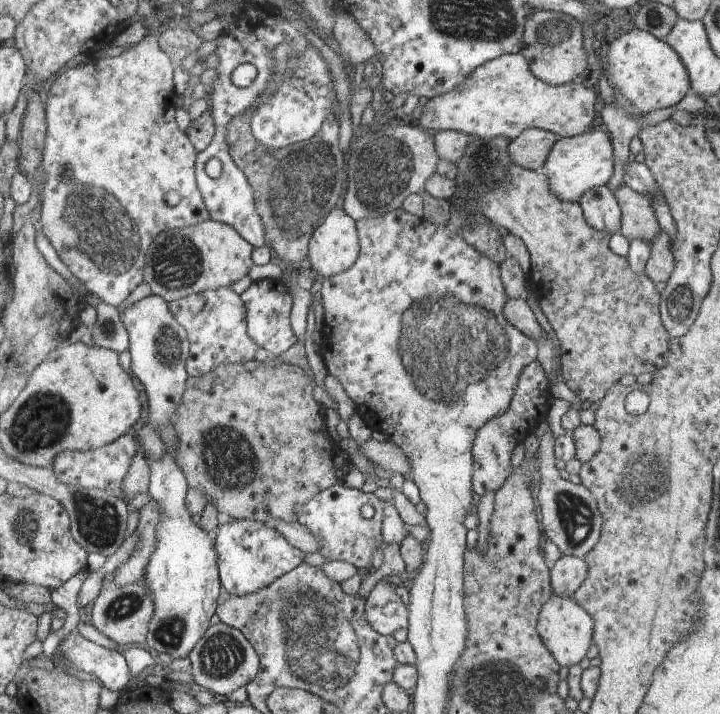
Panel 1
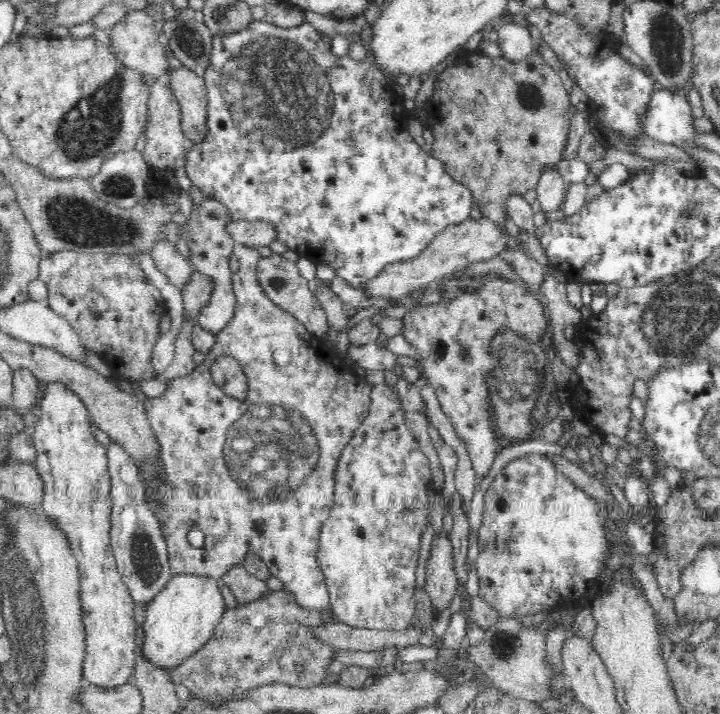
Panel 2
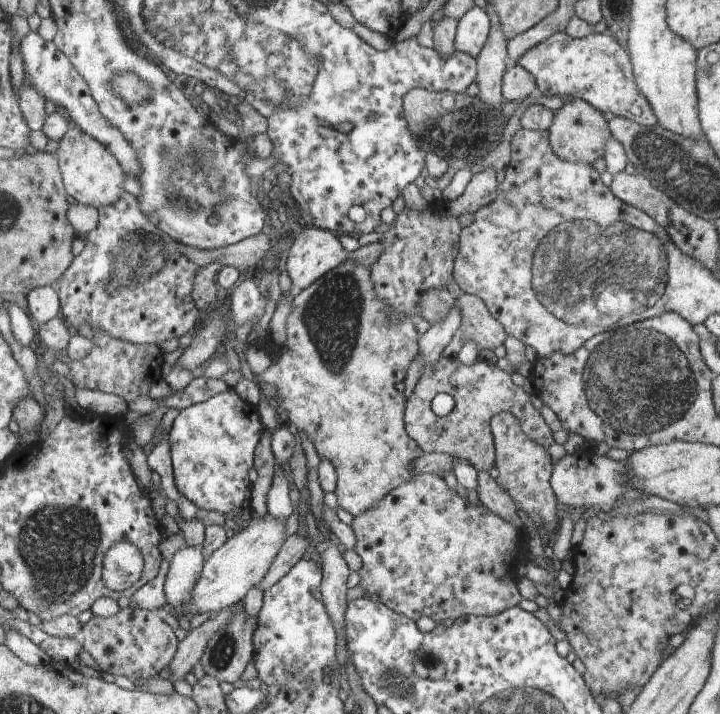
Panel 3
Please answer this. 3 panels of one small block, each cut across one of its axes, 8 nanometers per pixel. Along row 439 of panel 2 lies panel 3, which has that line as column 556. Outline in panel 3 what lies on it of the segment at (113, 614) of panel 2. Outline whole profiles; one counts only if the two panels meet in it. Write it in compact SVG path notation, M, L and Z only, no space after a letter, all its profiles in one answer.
M607 31L593 33L582 39L573 38L566 32L554 34L549 40L540 42L526 52L517 60L517 64L533 74L538 88L545 96L558 96L563 100L572 96L575 100L587 100L601 112L612 112L643 126L659 123L651 104L636 82L630 52Z

